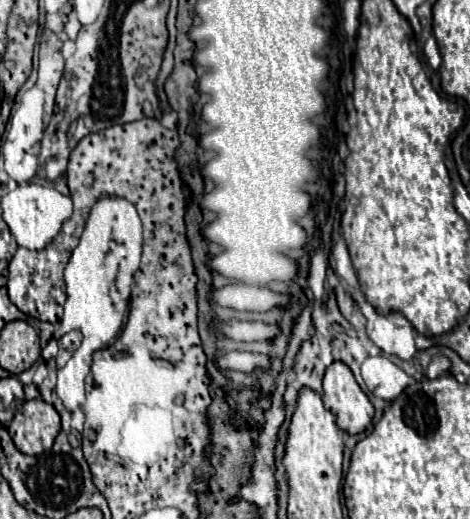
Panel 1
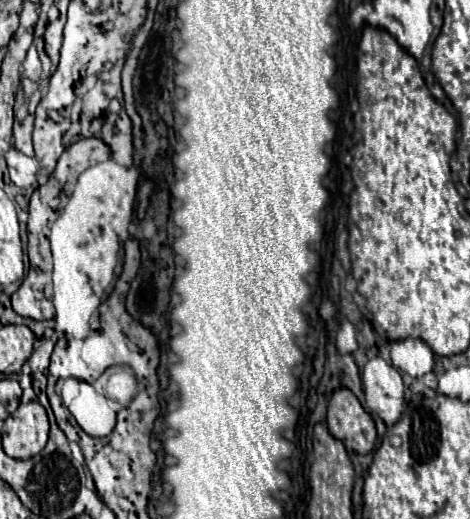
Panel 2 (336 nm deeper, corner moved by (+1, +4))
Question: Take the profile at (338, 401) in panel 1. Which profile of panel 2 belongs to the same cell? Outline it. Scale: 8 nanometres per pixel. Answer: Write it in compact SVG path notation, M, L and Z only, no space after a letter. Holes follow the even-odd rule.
M348 389L336 391L328 403L328 431L358 455L370 453L376 445L374 421Z

